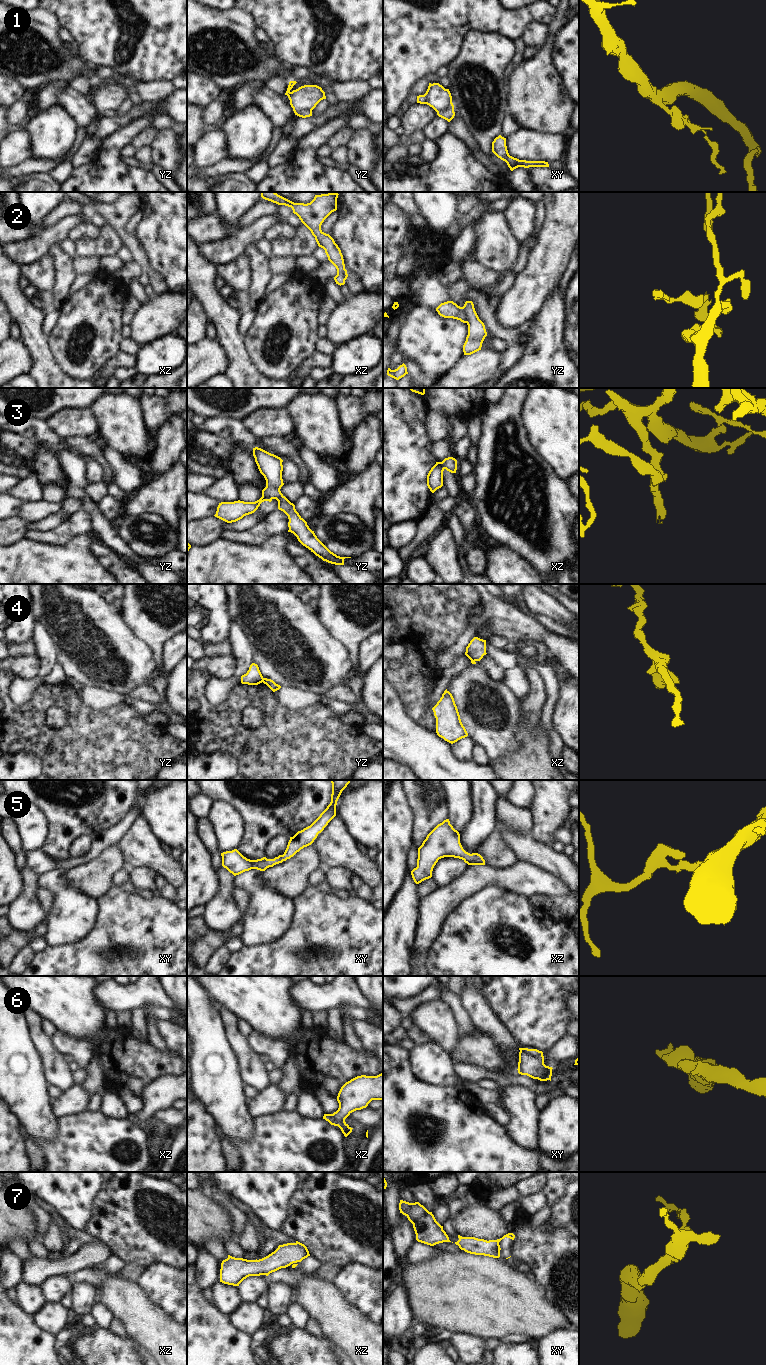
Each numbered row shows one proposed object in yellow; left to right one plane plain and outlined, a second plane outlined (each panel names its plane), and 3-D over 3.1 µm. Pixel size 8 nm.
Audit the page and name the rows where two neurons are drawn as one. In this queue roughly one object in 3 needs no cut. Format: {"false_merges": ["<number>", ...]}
{"false_merges": ["1", "2", "3", "4", "6", "7"]}

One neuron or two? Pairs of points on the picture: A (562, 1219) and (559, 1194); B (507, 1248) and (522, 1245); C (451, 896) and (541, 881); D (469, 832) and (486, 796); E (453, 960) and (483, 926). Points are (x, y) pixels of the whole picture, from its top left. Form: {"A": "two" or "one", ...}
{"A": "one", "B": "two", "C": "one", "D": "one", "E": "one"}

